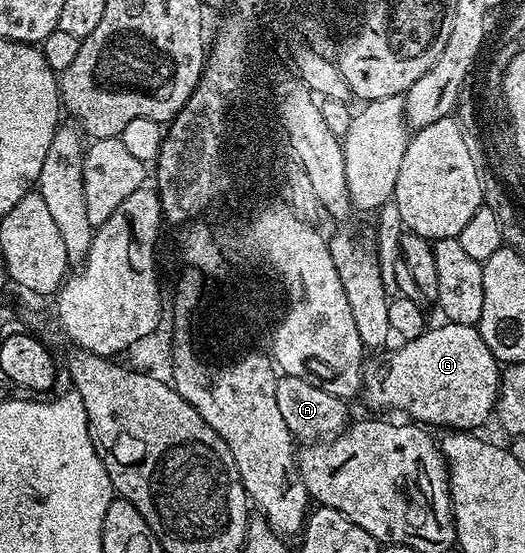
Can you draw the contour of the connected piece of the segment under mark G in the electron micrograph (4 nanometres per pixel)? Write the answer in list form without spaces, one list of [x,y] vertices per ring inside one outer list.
[[[448,320],[442,323],[442,326],[430,325],[419,337],[400,343],[401,347],[390,356],[385,366],[385,375],[370,386],[368,383],[369,402],[377,410],[406,410],[413,417],[410,419],[417,424],[473,432],[478,429],[476,426],[483,425],[494,413],[497,395],[501,392],[502,367],[491,348],[487,348],[476,326],[455,324]]]

